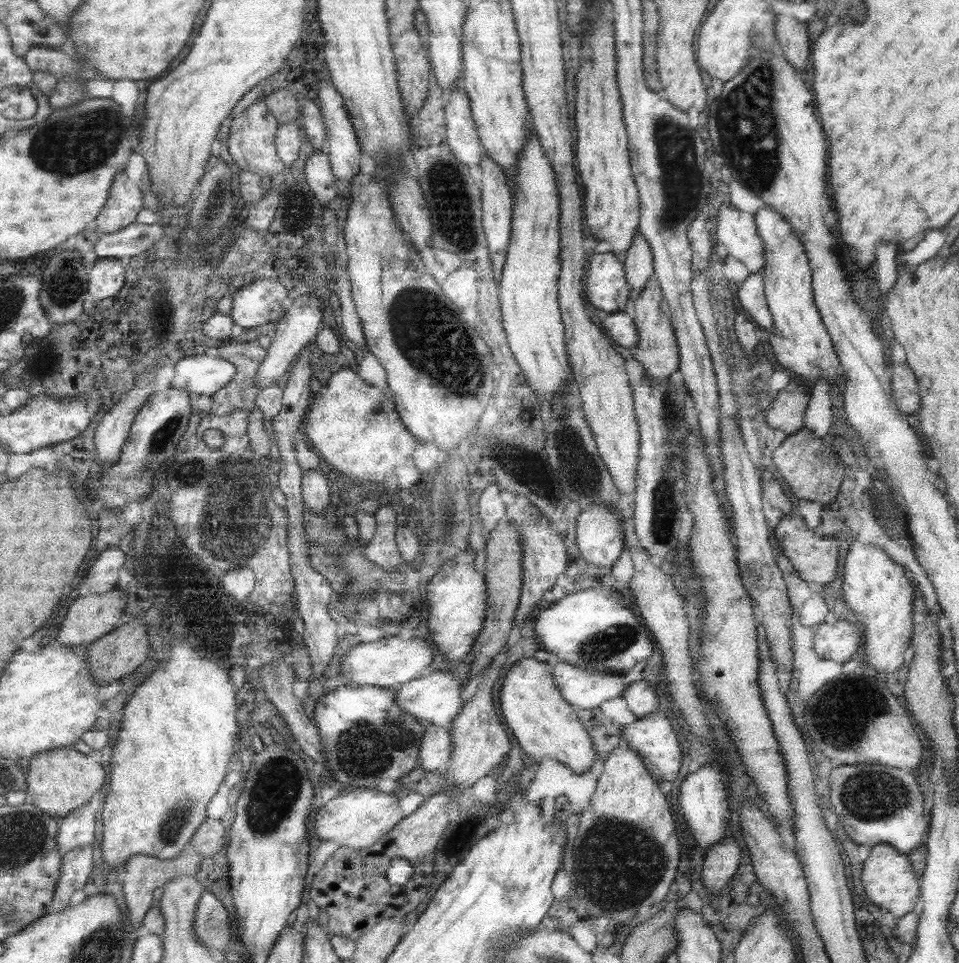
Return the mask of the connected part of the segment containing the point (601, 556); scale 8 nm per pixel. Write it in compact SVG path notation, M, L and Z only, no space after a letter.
M591 504L577 516L575 541L588 565L608 574L624 549L619 516L603 504Z

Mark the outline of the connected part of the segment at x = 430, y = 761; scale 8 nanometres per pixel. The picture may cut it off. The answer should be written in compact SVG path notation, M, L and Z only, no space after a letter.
M365 684L364 686L354 686L354 688L348 688L348 686L342 685L342 688L334 689L324 696L324 698L320 698L317 701L315 708L315 718L317 721L317 725L319 726L322 742L324 743L324 747L326 747L326 760L328 760L328 766L330 766L330 770L336 770L338 772L338 782L340 784L346 784L348 788L345 791L354 791L356 789L379 789L379 785L388 780L396 780L400 782L401 778L404 778L412 770L416 770L416 768L420 767L420 764L424 768L425 771L439 773L440 775L447 775L448 770L452 768L452 756L454 756L454 746L453 746L453 734L451 733L450 726L428 726L423 722L420 722L415 716L408 714L398 703L395 696L395 691L392 688L382 688L378 686L372 686L371 684Z

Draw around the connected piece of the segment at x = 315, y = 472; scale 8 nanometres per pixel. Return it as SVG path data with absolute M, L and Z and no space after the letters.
M319 467L306 471L303 480L303 497L307 508L317 514L326 514L328 508L332 506L332 484L326 472Z

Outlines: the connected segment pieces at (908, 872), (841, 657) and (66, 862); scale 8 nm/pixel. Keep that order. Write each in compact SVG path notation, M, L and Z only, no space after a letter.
M889 844L873 845L868 858L862 863L862 887L866 896L879 906L896 917L910 912L920 900L919 876L913 871L910 859L898 849Z
M838 620L834 624L820 624L813 638L813 647L820 657L845 663L863 646L863 634L849 622Z
M75 848L63 858L62 876L58 881L56 898L47 908L50 912L62 903L70 901L79 892L86 888L88 880L94 874L94 848Z

